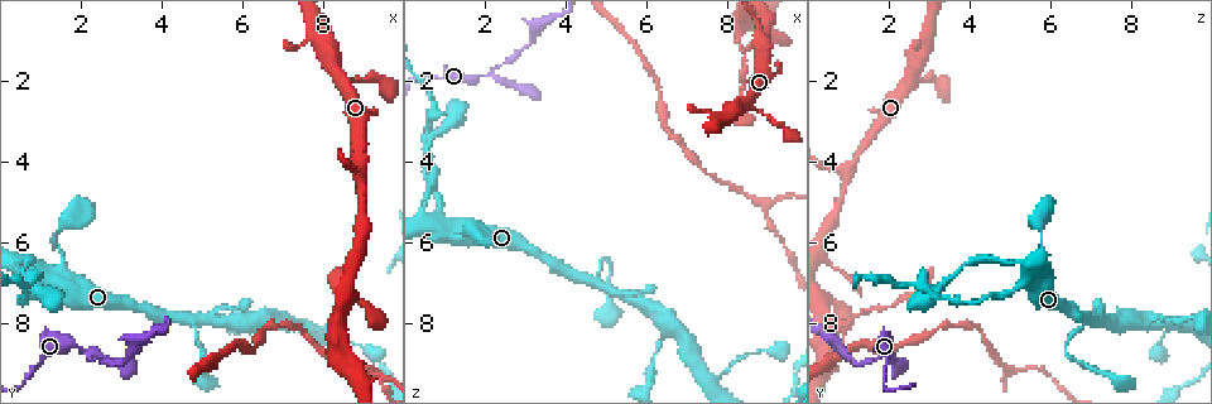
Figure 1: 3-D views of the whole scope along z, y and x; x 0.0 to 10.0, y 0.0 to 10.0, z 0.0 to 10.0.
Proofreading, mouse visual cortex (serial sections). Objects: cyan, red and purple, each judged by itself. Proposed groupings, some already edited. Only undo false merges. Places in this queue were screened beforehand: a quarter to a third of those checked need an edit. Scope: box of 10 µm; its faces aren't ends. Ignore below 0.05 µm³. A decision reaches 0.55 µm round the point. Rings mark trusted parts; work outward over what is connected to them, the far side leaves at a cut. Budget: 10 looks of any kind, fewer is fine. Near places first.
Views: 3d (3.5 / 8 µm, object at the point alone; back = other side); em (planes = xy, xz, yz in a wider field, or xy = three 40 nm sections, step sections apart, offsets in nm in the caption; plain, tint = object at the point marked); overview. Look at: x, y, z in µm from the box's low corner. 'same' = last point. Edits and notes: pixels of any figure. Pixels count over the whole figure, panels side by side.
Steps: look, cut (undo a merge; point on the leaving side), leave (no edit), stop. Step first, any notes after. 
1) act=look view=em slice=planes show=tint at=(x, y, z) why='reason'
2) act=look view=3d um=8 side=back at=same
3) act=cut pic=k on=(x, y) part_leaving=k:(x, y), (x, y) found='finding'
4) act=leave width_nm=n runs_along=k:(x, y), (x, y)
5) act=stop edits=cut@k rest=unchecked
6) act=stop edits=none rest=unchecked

act=look view=3d um=3.5 at=(2.45, 8.90, 1.60) why='side arm on a straight run'

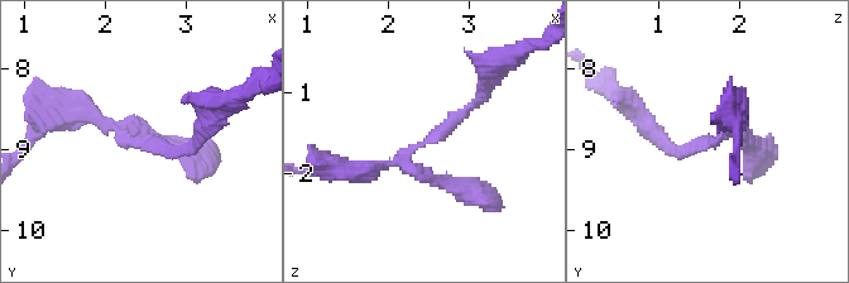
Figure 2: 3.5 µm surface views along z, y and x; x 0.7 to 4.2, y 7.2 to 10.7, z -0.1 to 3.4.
act=look view=em slice=planes show=tint at=(2.45, 8.95, 1.60) arms=3 arm_widths_nm=150,200,200 why='need the tissue'

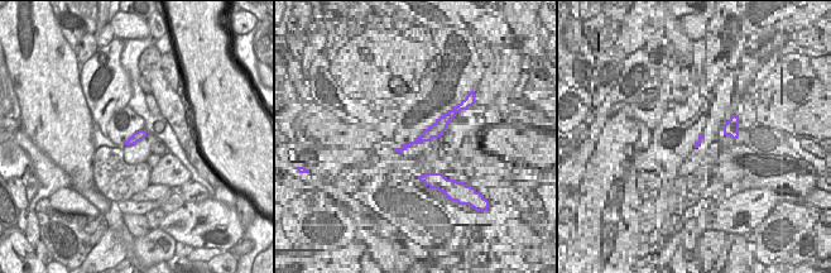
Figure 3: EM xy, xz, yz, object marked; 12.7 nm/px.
act=leave width_nm=130 runs_along=2:(356, 172), (407, 159), (484, 91) found='all the same cell'

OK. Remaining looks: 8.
act=look view=3d um=3.5 at=(5.00, 8.60, 6.35) why='abrupt turn'

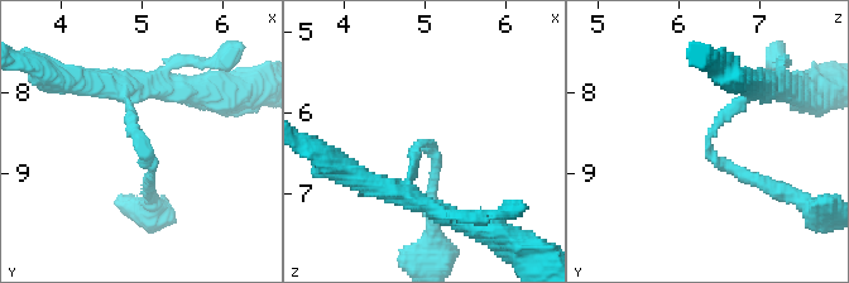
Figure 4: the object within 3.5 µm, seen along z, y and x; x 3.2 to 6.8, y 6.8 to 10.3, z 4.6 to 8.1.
act=look view=em slice=planes show=tint at=(5.00, 8.65, 6.35) arm_widths_nm=150,150

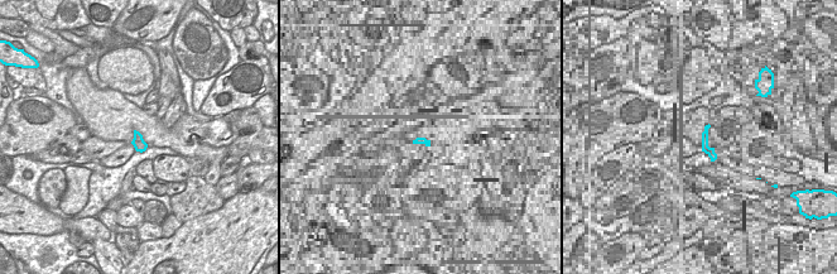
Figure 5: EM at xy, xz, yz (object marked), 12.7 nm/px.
act=leave runs_along=4:(111, 84), (147, 147), (147, 188) found='one cell here'

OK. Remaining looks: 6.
act=look view=3d um=3.5 at=(1.40, 6.85, 5.85) why='calibre changes'

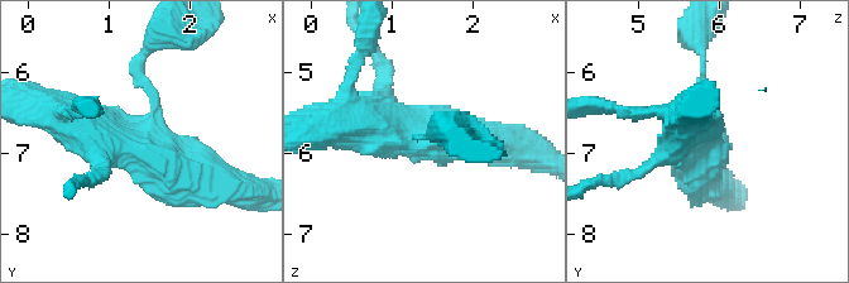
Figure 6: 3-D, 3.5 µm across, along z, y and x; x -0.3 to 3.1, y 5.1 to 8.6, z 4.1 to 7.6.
act=look view=em slice=xy step=2 show=tint at=(1.40, 6.90, 5.80) arms=4 arm_widths_nm=100,200,450,500

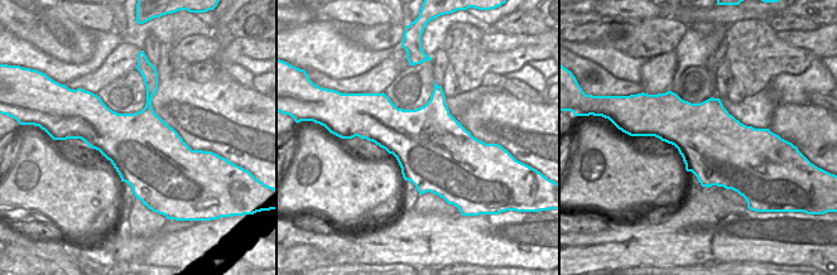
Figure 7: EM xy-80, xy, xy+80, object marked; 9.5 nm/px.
act=leave runs_along=6:(224, 183), (181, 176), (68, 116) found='all the same cell'

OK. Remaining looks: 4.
act=look view=3d um=3.5 at=(0.85, 7.10, 3.30) why='a fork'

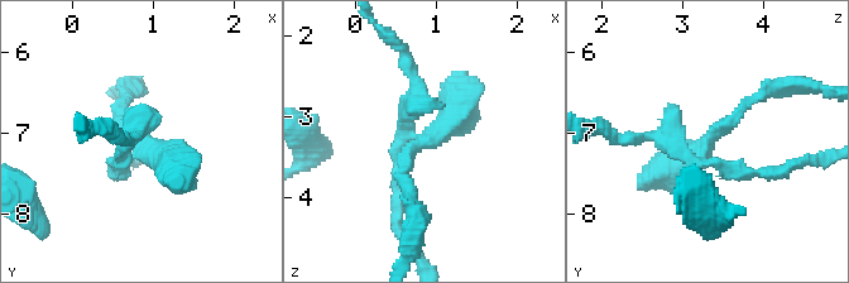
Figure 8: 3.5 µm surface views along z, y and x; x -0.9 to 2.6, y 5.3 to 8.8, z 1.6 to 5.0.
act=look view=em slice=xy step=1 show=tint at=(0.85, 7.15, 3.30) arms=3 arm_widths_nm=150,200,450 why='shape alone is not enough'

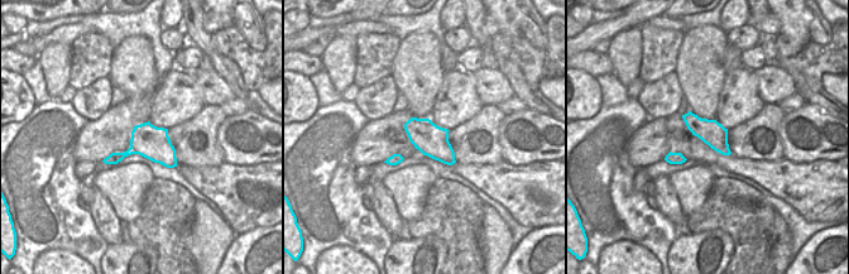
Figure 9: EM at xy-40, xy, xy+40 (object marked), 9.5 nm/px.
act=look view=em slice=xy step=3 show=tint at=same why='cut it another way'

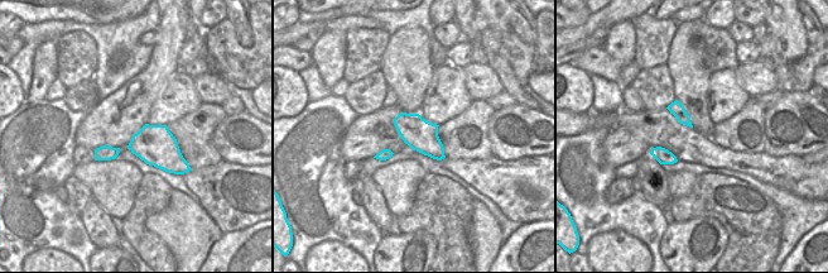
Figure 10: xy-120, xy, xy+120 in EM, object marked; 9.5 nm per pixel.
act=leave runs_along=8:(766, 92), (694, 159), (648, 182) found='continuous, no second cell'

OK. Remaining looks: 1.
act=stop edits=none rest=unchecked

